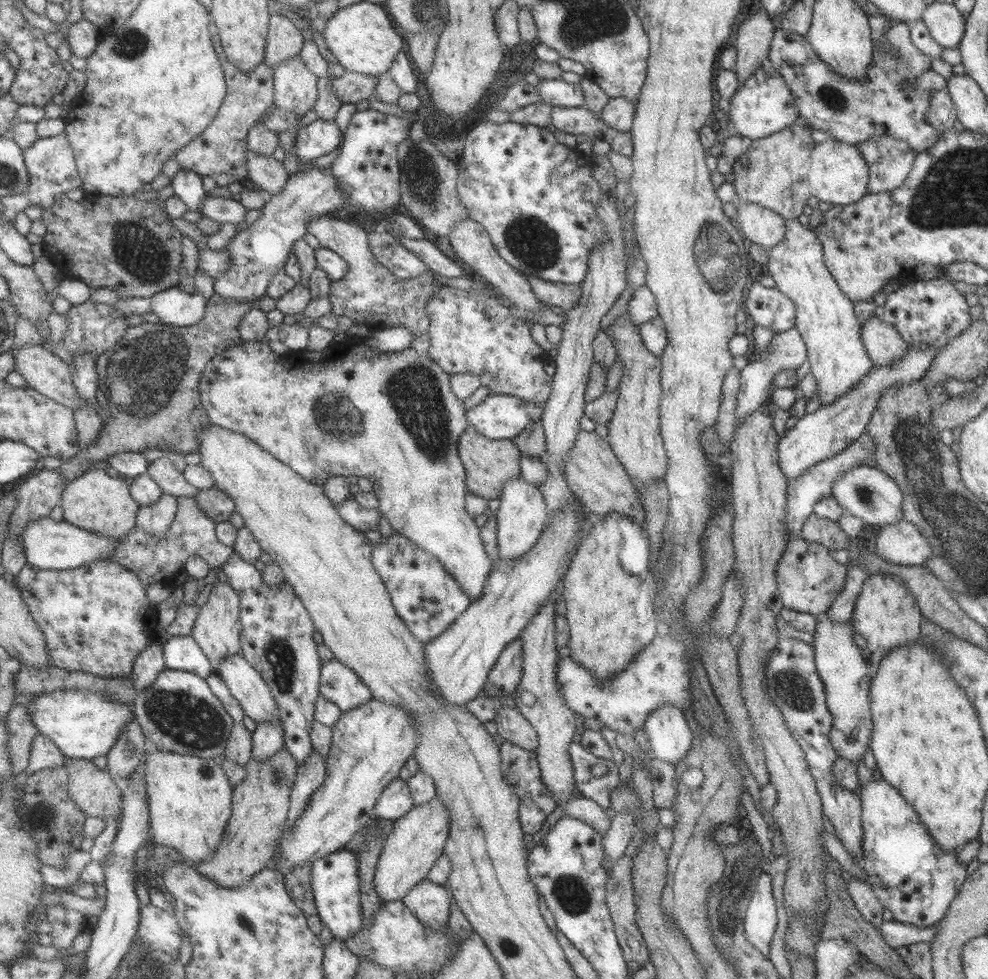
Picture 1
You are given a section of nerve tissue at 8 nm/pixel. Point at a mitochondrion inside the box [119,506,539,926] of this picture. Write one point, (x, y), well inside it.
(192, 722)

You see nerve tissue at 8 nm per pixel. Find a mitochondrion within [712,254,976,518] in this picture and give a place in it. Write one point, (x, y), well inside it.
(867, 496)

